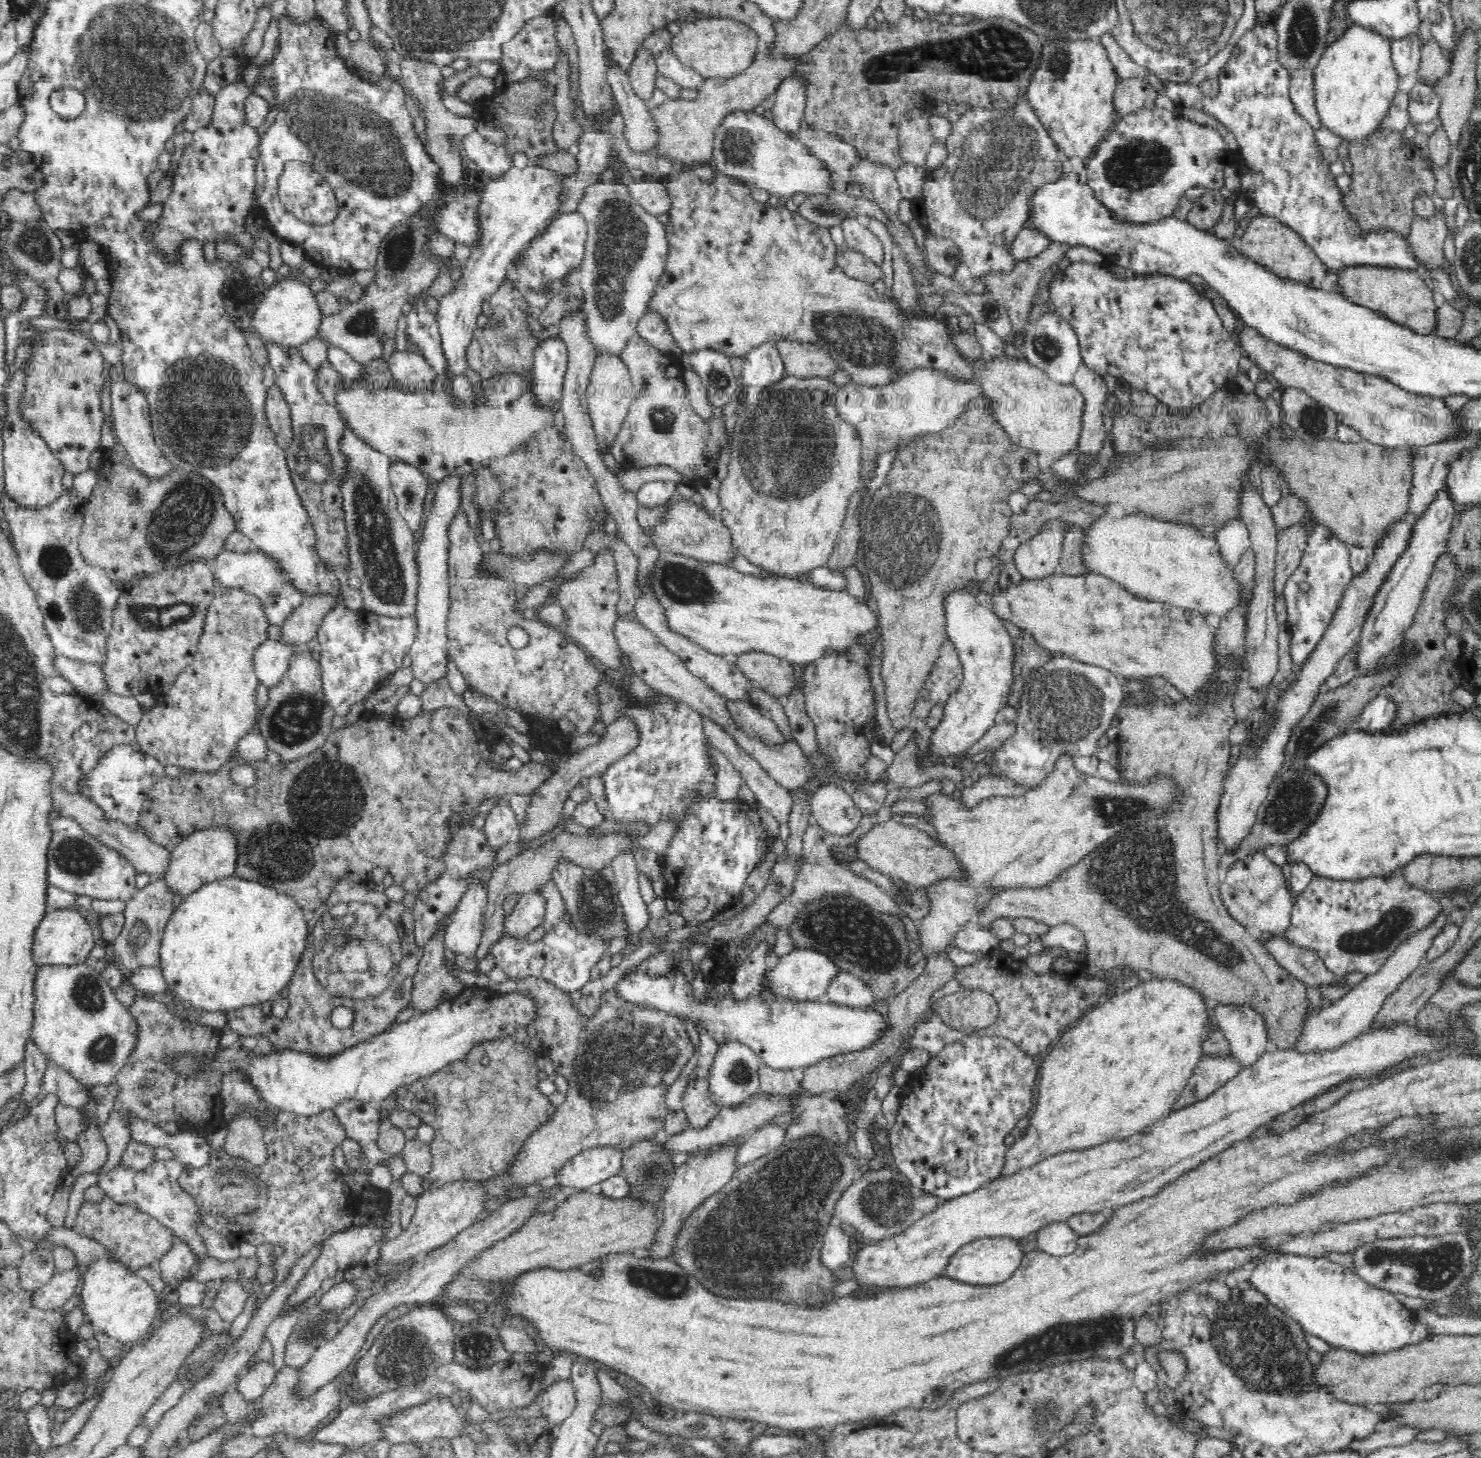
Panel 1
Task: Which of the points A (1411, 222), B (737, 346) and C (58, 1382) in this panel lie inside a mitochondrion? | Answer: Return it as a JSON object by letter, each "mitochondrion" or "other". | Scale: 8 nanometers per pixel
{"A":"other","B":"other","C":"other"}

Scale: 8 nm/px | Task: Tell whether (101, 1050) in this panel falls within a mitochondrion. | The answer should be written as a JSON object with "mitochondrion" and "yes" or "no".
{"mitochondrion":"yes"}

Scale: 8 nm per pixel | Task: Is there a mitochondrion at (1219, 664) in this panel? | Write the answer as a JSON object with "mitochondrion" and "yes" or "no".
{"mitochondrion":"no"}

